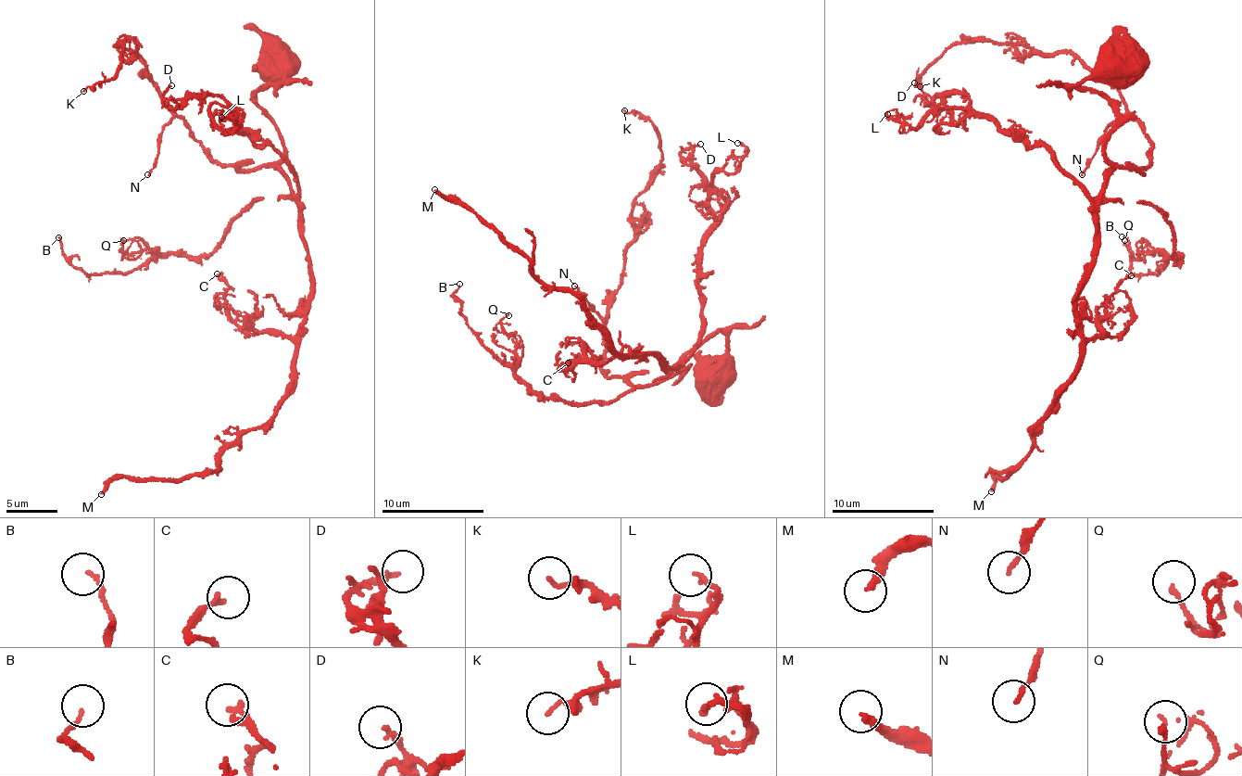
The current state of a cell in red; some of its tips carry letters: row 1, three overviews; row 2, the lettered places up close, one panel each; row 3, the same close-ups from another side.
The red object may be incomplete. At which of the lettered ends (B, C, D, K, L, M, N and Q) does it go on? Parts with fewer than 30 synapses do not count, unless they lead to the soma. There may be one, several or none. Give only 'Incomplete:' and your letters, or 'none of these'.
Incomplete: M

